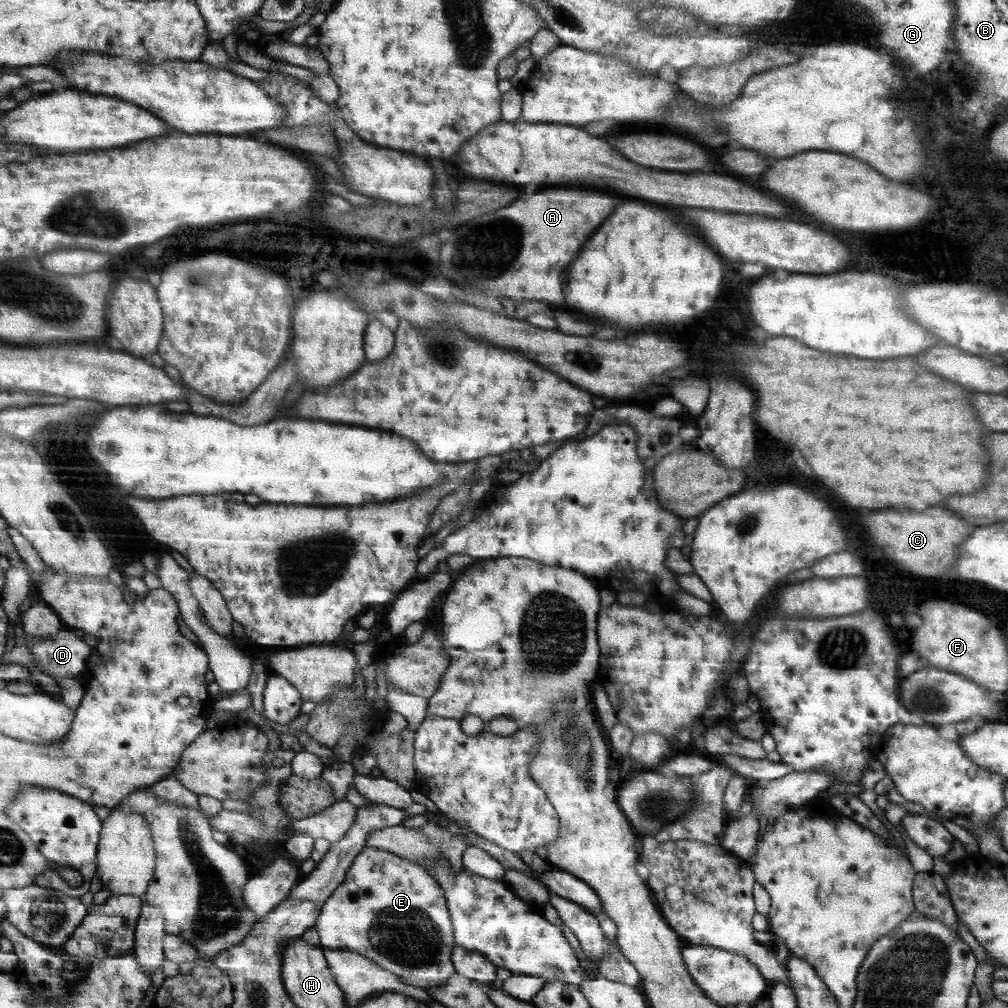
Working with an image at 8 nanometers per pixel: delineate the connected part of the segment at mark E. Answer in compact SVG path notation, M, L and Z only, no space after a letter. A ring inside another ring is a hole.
M363 849L355 857L343 882L327 900L318 916L321 946L324 950L348 950L362 954L383 968L399 975L405 984L419 988L443 986L454 974L456 968L452 959L456 938L450 907L439 880L428 873L419 863L401 858L391 851Z

